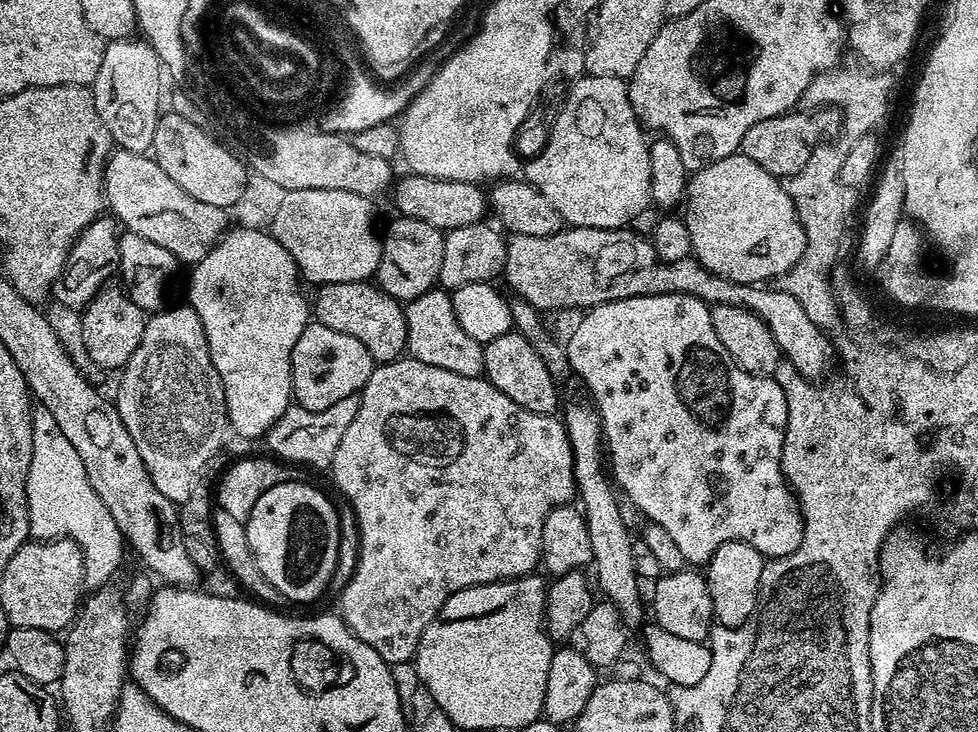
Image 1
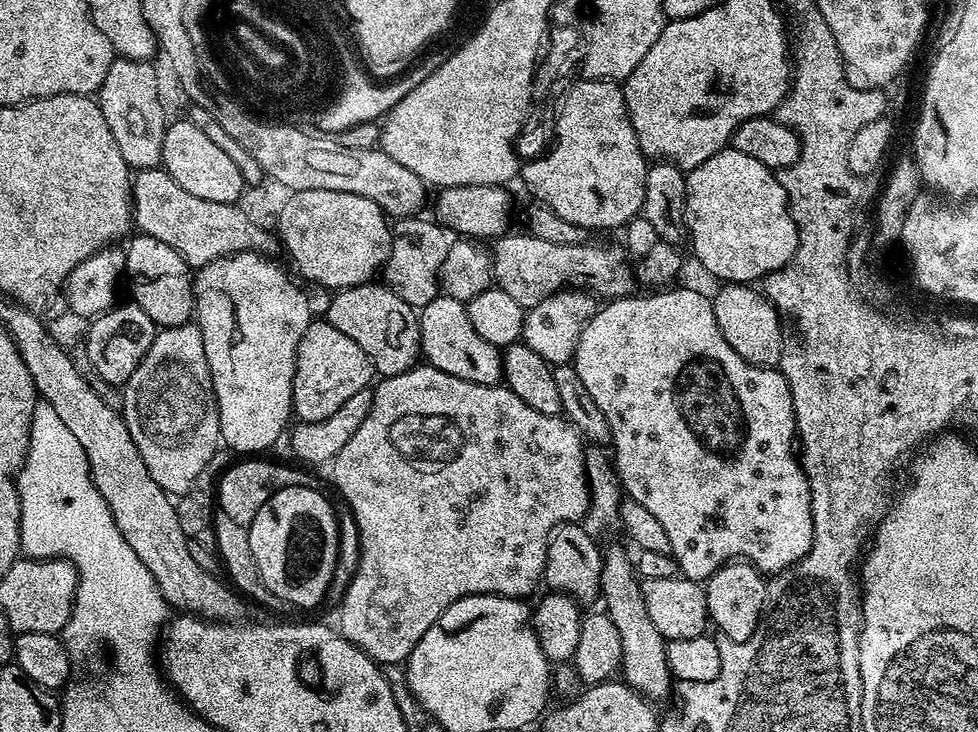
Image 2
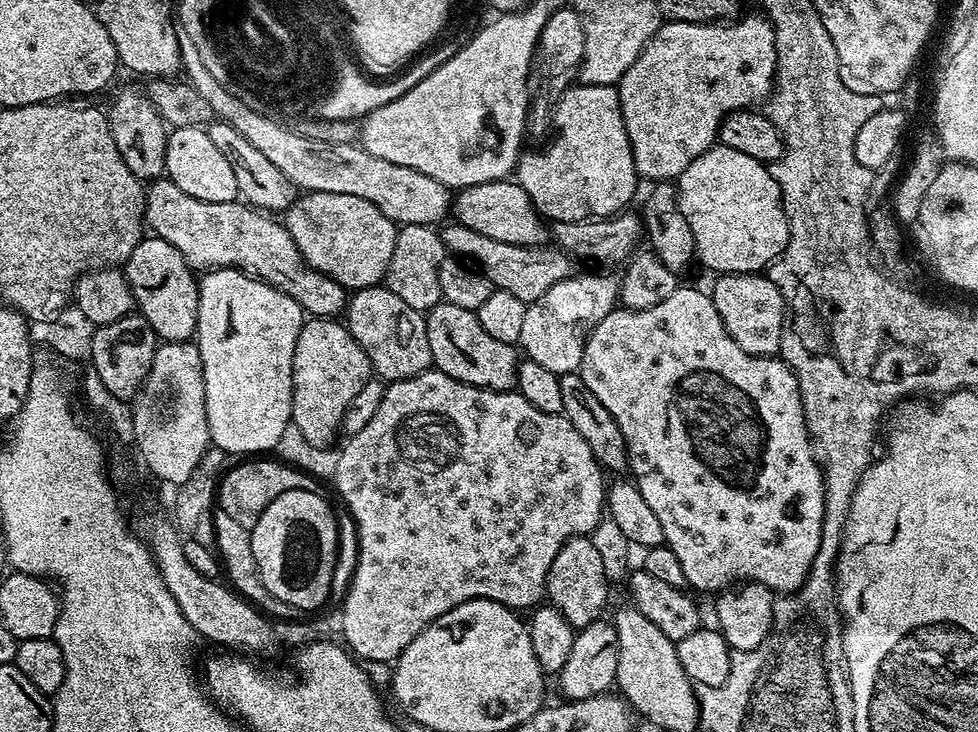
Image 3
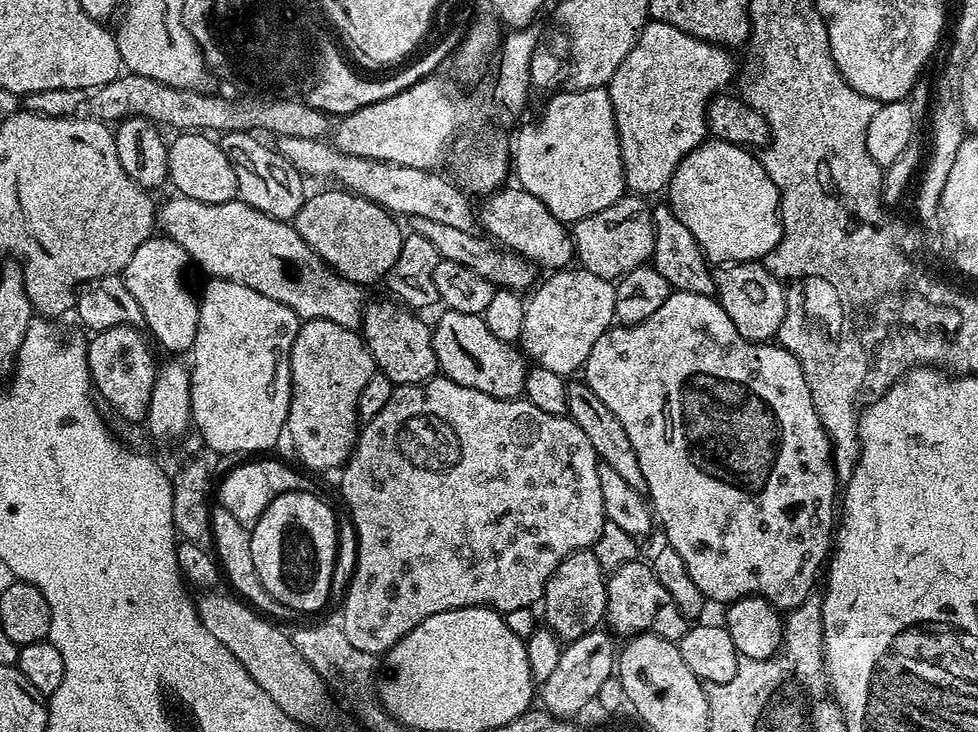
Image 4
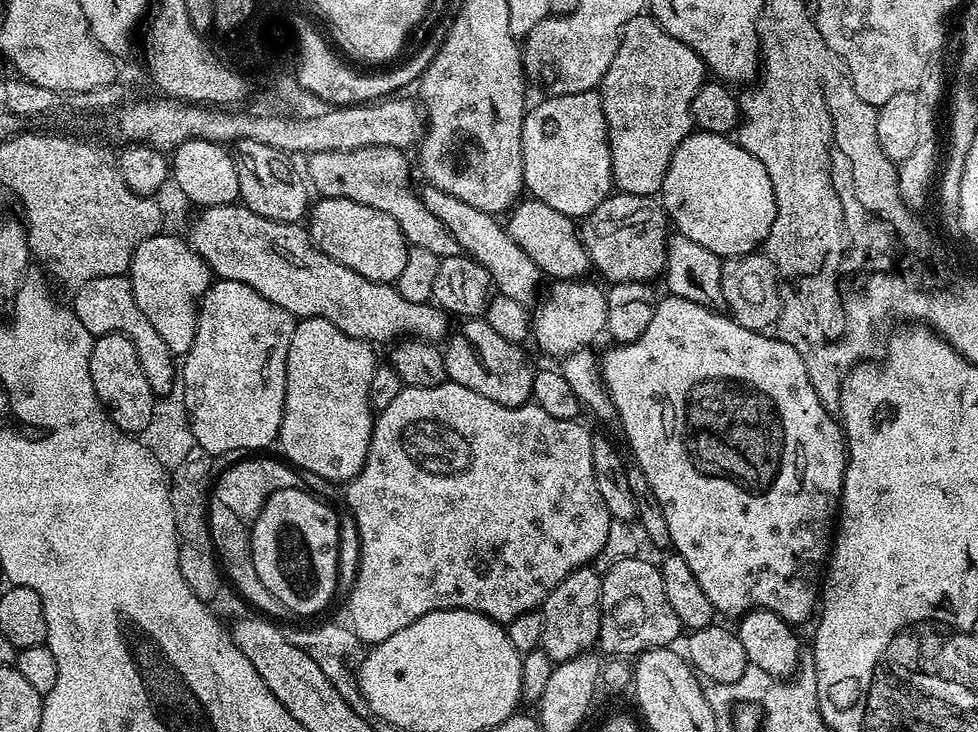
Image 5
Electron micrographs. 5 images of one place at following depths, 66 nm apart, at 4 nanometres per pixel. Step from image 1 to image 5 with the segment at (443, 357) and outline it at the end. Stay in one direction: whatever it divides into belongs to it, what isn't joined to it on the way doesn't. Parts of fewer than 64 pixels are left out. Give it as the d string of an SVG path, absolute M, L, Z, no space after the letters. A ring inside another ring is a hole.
M468 318L461 324L464 325L460 332L453 331L442 348L448 380L502 406L517 408L529 403L537 369L532 368L527 354L523 352L525 349L514 342L506 342L506 338L497 334L483 318Z

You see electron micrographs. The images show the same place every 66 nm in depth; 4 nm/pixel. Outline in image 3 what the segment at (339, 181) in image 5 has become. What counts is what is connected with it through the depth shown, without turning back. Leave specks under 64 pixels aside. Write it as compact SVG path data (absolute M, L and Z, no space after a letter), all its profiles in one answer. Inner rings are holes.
M455 222L449 228L439 229L445 249L453 257L463 258L471 262L492 284L493 289L506 294L514 294L524 304L530 304L540 298L546 290L571 276L574 272L569 253L559 247L514 245L510 242L498 242L495 238L486 238L486 234L478 234L478 230L470 230Z

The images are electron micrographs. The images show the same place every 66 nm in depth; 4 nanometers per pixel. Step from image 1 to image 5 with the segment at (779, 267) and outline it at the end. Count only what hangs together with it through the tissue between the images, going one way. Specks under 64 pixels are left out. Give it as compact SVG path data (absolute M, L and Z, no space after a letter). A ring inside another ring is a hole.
M693 130L678 150L674 150L658 199L664 205L671 227L679 235L698 242L698 246L706 246L706 250L721 258L757 251L767 241L776 221L774 186L770 186L766 166L762 166L762 162L758 162L758 158L754 158L754 154L747 152L735 139L713 132Z

